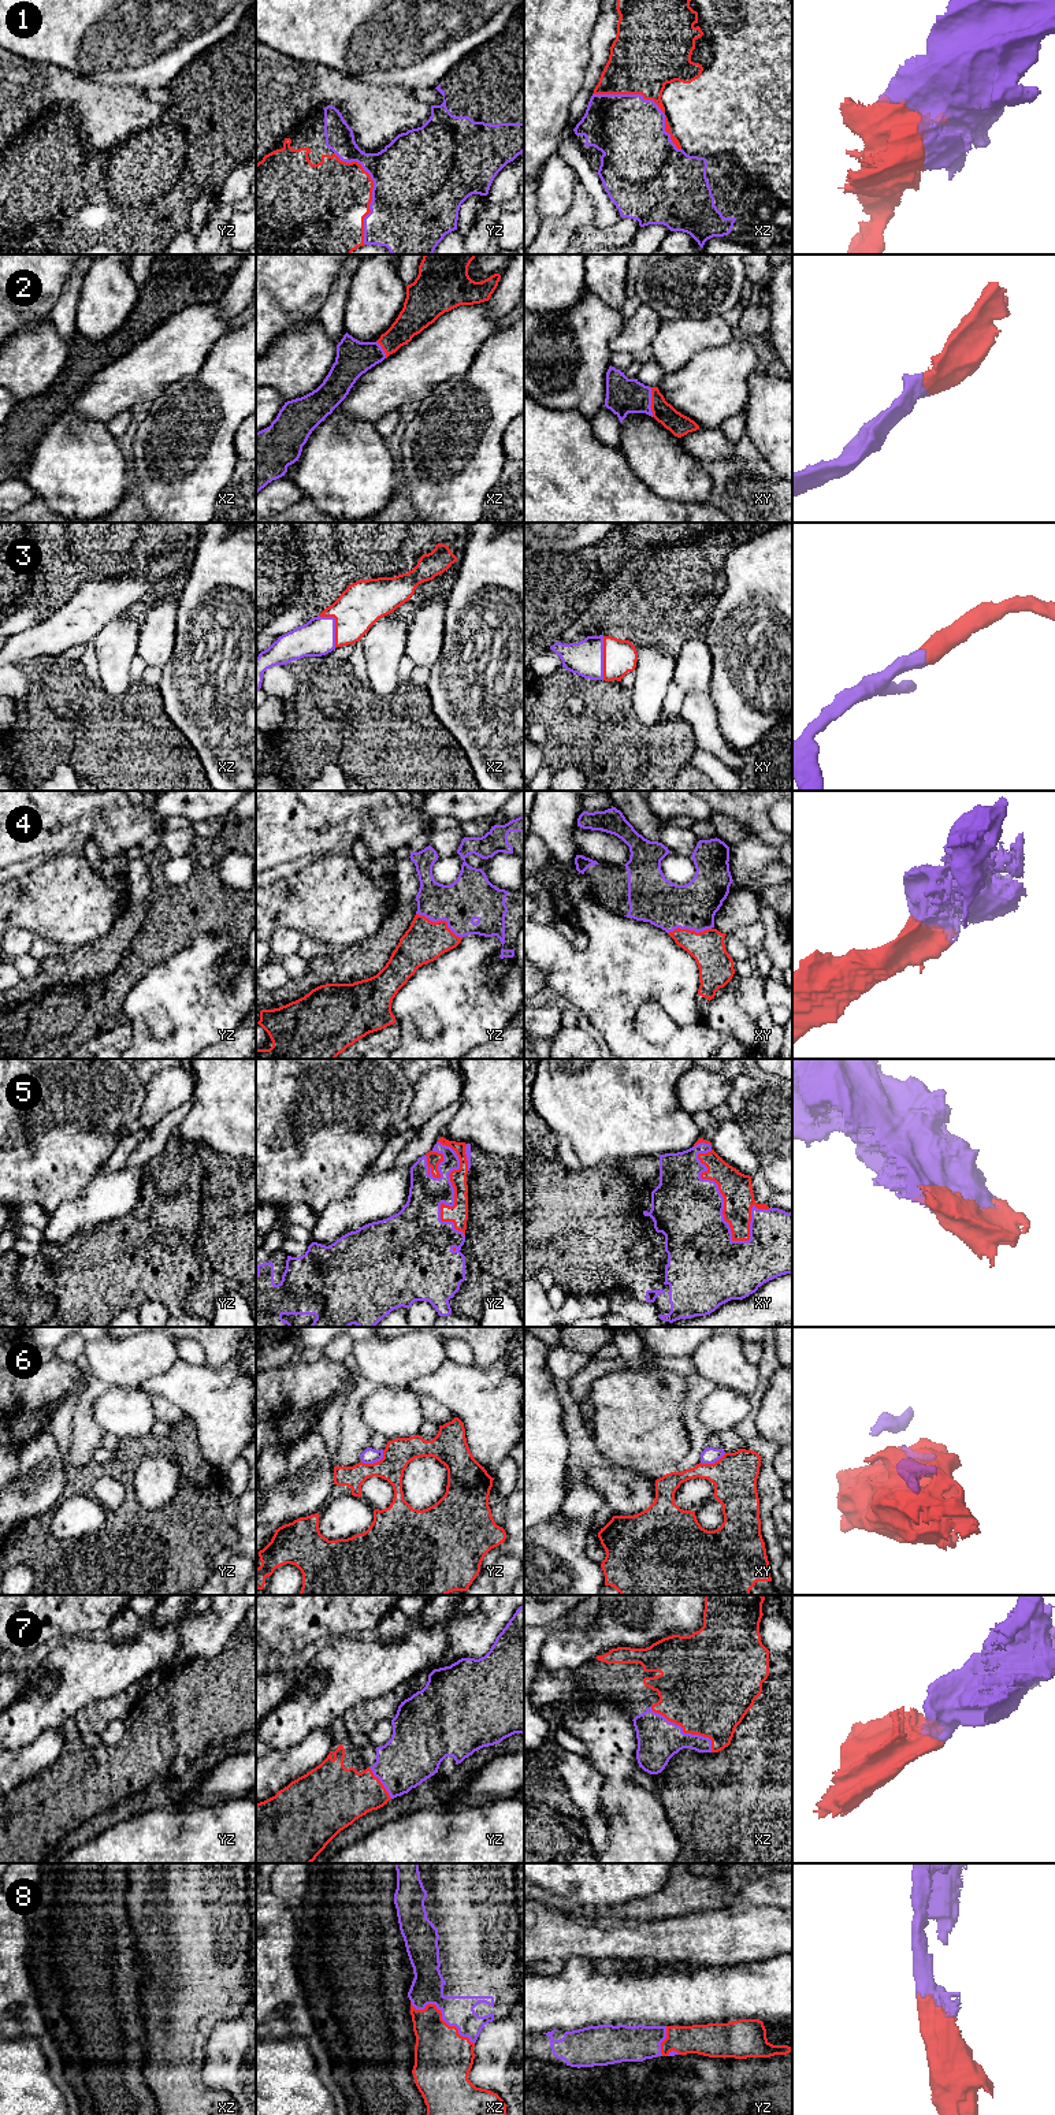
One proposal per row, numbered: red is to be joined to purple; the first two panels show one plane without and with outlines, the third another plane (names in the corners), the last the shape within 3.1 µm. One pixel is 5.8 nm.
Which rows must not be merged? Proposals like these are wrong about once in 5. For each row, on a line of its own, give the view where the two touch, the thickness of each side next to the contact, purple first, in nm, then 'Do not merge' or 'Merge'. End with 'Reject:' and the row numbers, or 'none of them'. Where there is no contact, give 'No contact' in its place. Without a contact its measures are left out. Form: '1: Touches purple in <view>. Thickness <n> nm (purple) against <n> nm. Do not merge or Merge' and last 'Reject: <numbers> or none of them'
1: Touches purple in xz. Thickness 400 nm (purple) against 400 nm. Merge
2: Touches purple in xy. Thickness 220 nm (purple) against 130 nm. Merge
3: Touches purple in xz. Thickness 220 nm (purple) against 260 nm. Merge
4: Touches purple in yz. Thickness 280 nm (purple) against 240 nm. Merge
5: Touches purple in xy. Thickness 400 nm (purple) against 180 nm. Merge
6: Touches purple in yz. Thickness 90 nm (purple) against 170 nm. Do not merge
7: Touches purple in xz. Thickness 260 nm (purple) against 460 nm. Merge
8: Touches purple in xz. Thickness 190 nm (purple) against 340 nm. Merge
Reject: 6

